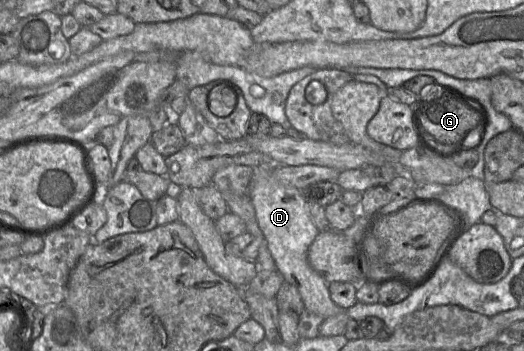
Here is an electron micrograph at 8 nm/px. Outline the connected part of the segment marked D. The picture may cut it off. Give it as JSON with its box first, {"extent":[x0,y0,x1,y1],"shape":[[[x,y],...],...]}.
{"extent":[249,163,345,319],"shape":[[[262,163],[253,169],[249,184],[249,197],[256,213],[259,228],[275,261],[277,271],[286,282],[298,289],[305,310],[324,319],[345,311],[332,301],[328,289],[329,283],[308,262],[308,249],[320,231],[311,220],[307,200],[303,192],[277,181],[273,176],[272,164]]]}

